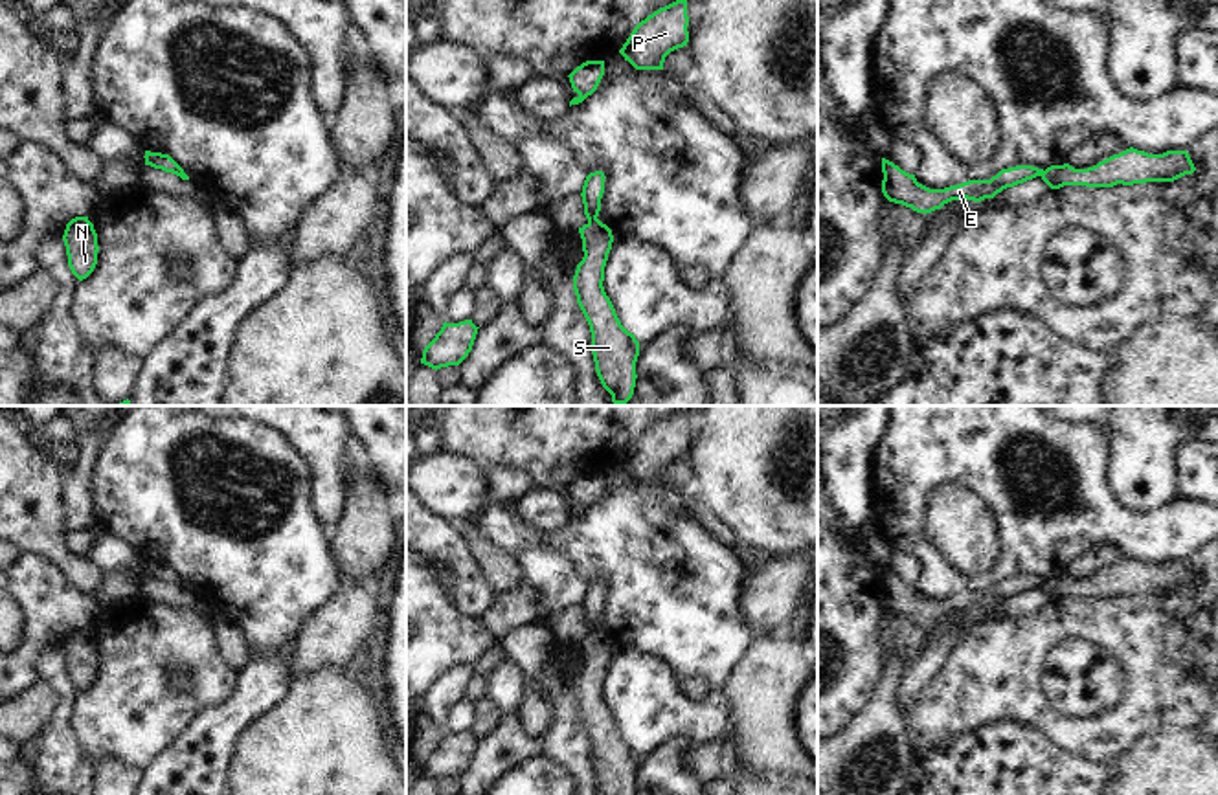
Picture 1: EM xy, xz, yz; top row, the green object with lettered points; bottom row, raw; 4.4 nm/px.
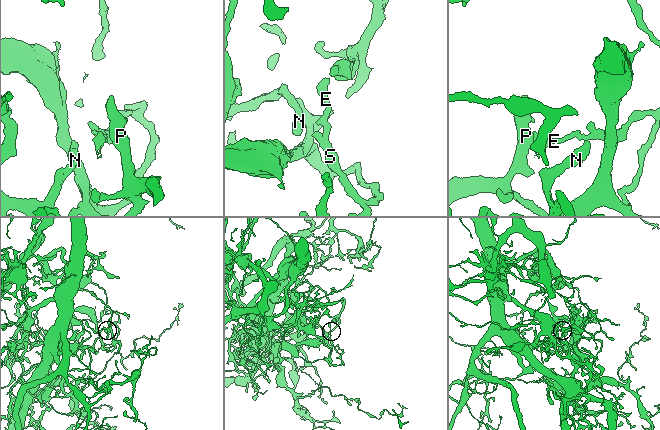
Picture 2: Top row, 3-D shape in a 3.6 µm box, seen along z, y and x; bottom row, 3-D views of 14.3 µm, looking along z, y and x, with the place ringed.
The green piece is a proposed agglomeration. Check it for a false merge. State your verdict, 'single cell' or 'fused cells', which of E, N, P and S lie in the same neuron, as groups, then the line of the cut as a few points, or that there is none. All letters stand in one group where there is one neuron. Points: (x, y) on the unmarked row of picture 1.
fused cells; E / N P S; cut in xz along (596, 627), (588, 634)

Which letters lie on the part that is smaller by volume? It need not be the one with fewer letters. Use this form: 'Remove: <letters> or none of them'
Remove: E

